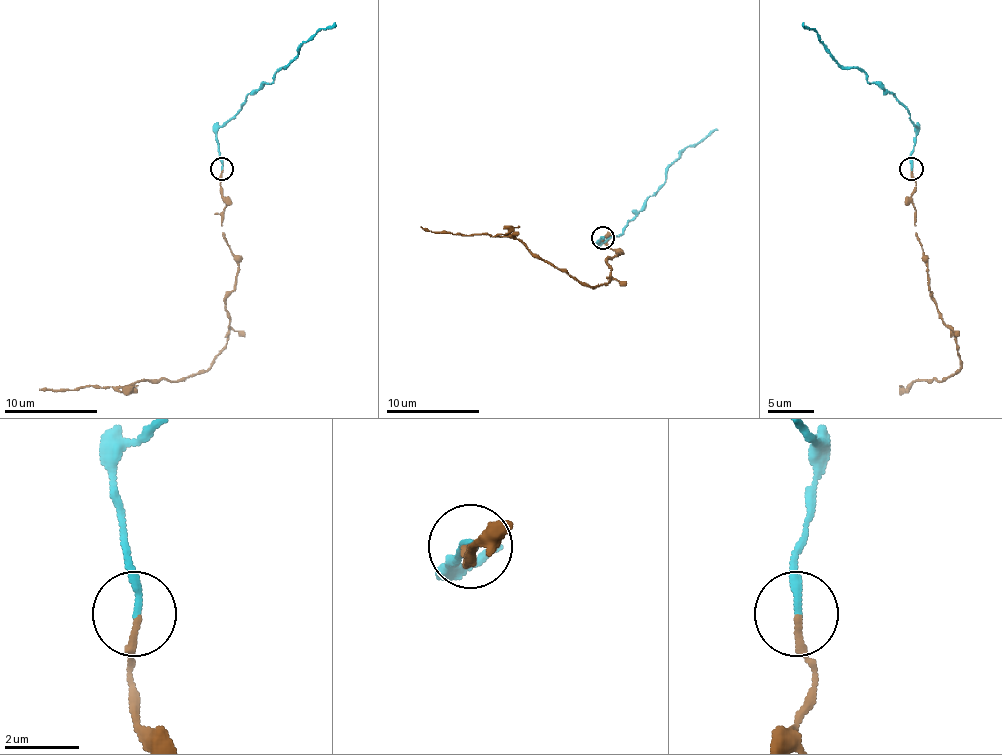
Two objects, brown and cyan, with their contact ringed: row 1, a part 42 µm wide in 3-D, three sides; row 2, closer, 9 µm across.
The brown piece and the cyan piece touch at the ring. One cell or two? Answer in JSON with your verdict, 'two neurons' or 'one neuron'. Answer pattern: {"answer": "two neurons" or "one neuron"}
{"answer": "one neuron"}

